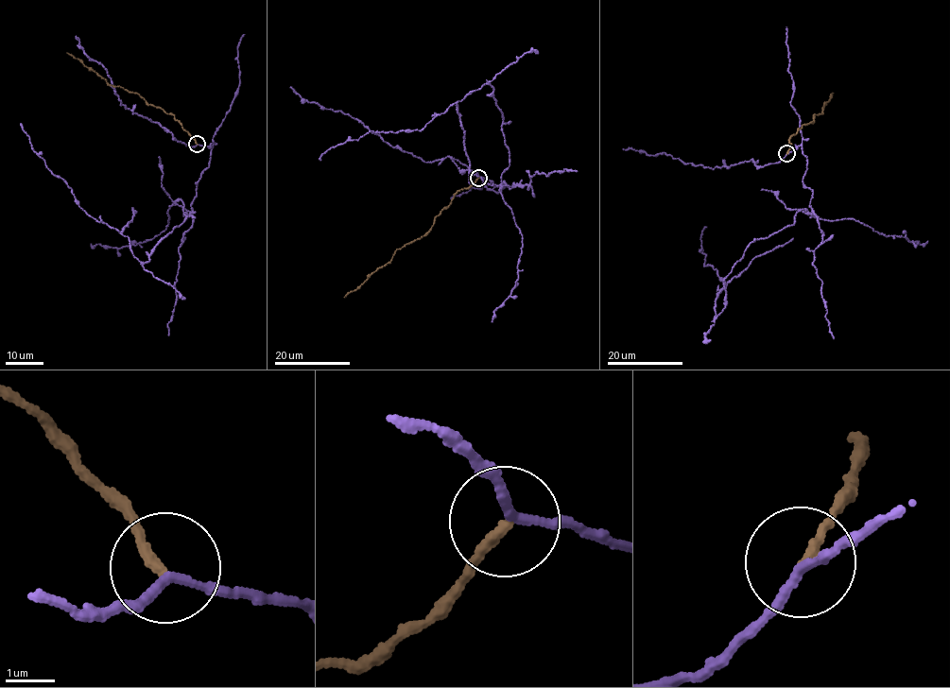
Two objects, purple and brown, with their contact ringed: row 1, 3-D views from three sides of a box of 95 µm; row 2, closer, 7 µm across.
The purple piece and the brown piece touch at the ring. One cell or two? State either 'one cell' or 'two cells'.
two cells

